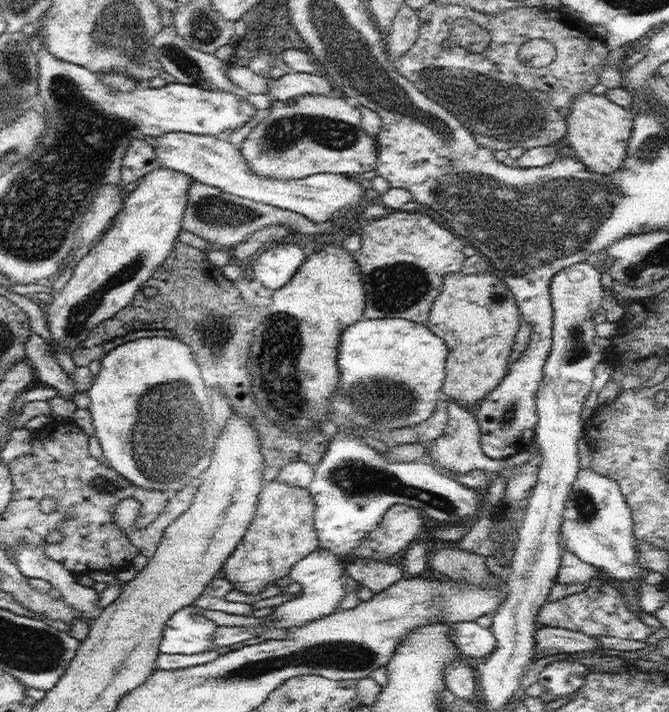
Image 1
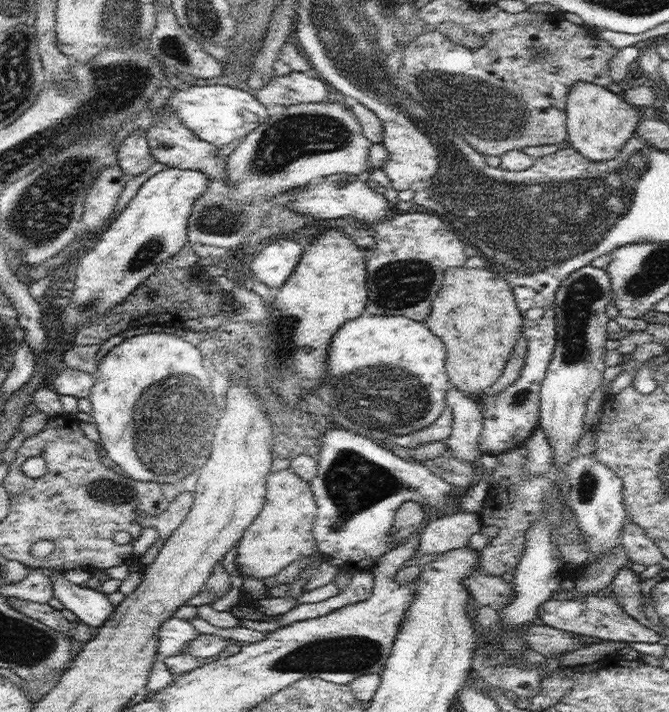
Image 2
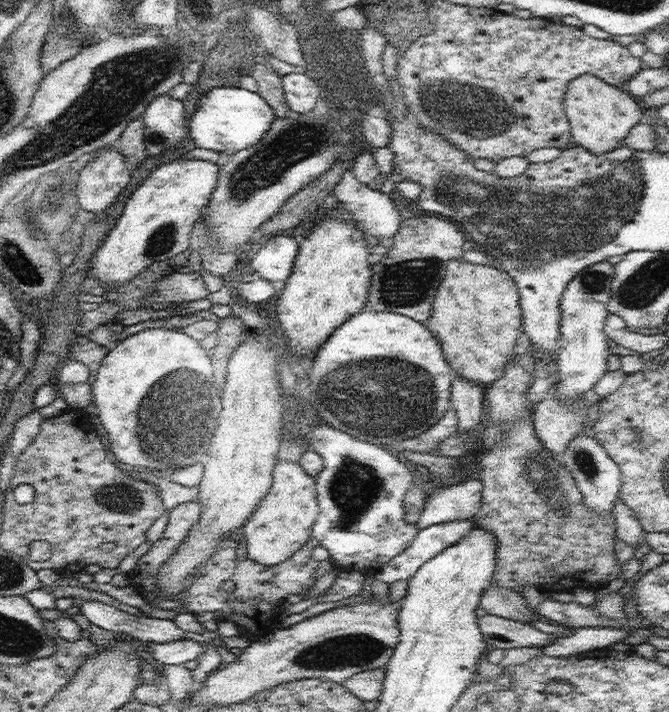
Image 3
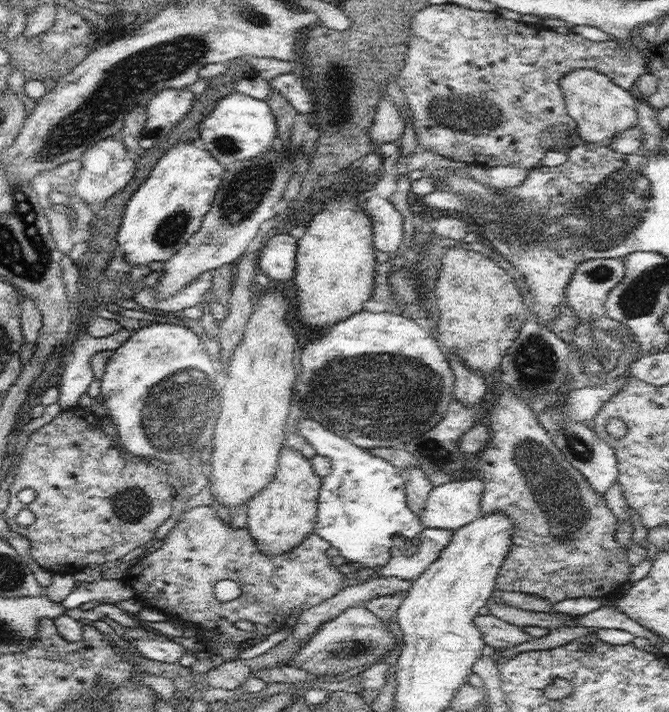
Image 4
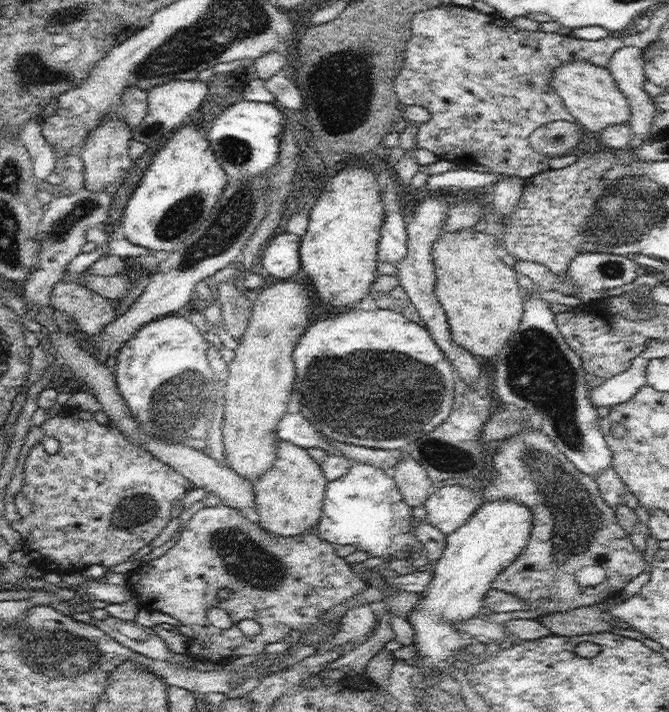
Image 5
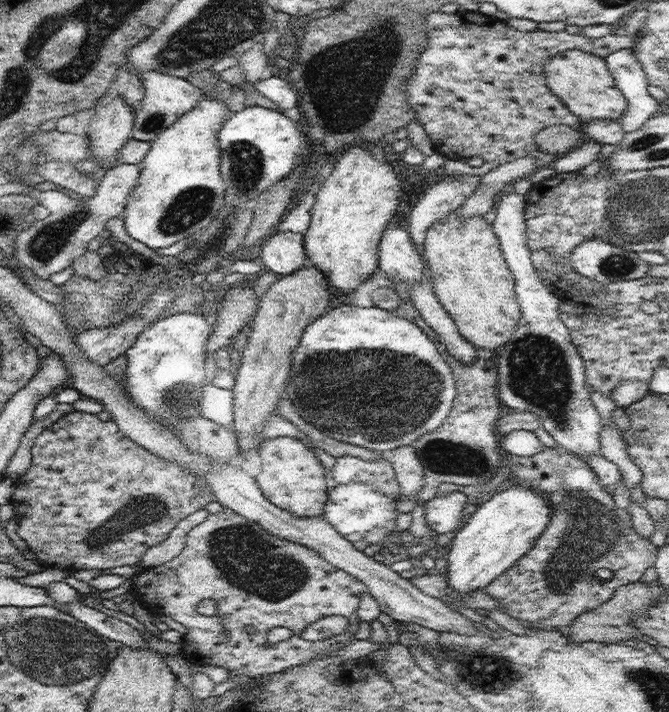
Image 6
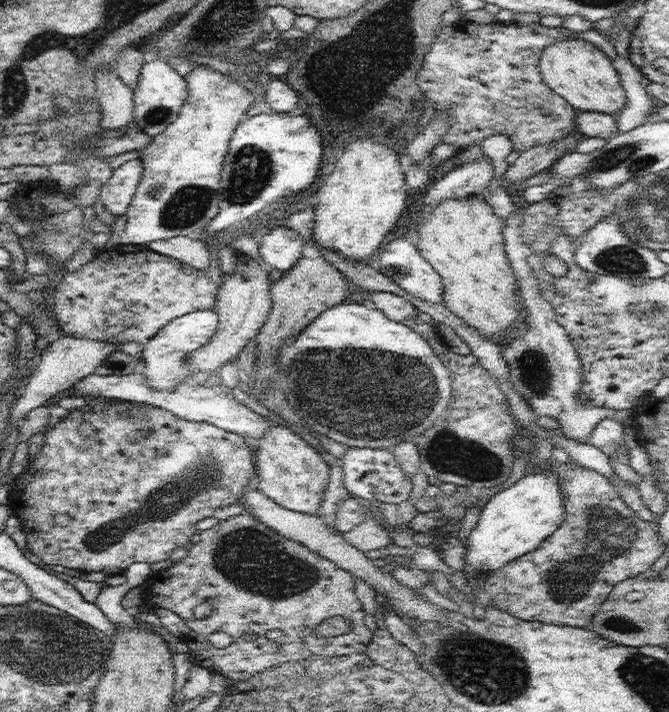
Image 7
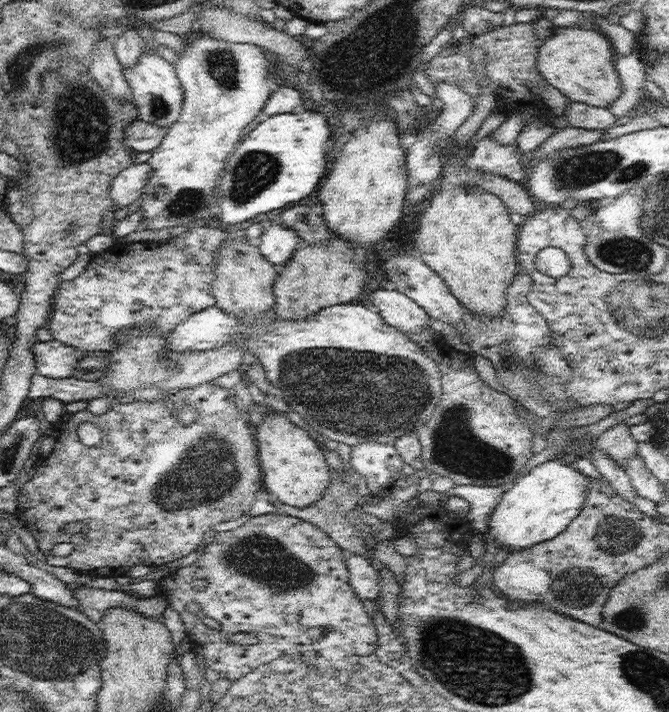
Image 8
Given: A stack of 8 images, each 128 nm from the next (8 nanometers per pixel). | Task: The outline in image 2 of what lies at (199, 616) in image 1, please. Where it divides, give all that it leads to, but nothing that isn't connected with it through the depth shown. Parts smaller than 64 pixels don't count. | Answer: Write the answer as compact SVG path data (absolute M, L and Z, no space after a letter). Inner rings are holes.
M172 616L160 626L158 654L163 657L178 656L198 636L198 630L190 620Z

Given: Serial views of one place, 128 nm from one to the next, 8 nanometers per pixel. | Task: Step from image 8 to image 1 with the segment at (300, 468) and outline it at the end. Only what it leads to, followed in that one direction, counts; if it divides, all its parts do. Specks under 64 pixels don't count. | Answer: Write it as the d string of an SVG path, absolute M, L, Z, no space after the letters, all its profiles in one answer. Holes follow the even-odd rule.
M280 480L263 483L254 519L222 570L236 592L246 596L260 594L268 584L286 578L299 560L319 548L314 526L315 510L316 504L308 488Z

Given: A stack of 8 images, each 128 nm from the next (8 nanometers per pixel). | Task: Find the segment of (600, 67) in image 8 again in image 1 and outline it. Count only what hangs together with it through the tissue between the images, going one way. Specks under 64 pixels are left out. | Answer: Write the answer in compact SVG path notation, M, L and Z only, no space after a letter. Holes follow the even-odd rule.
M582 92L574 102L567 120L568 144L574 151L573 156L580 160L590 172L599 175L612 174L620 170L626 160L635 116L630 108L610 102L604 95Z

